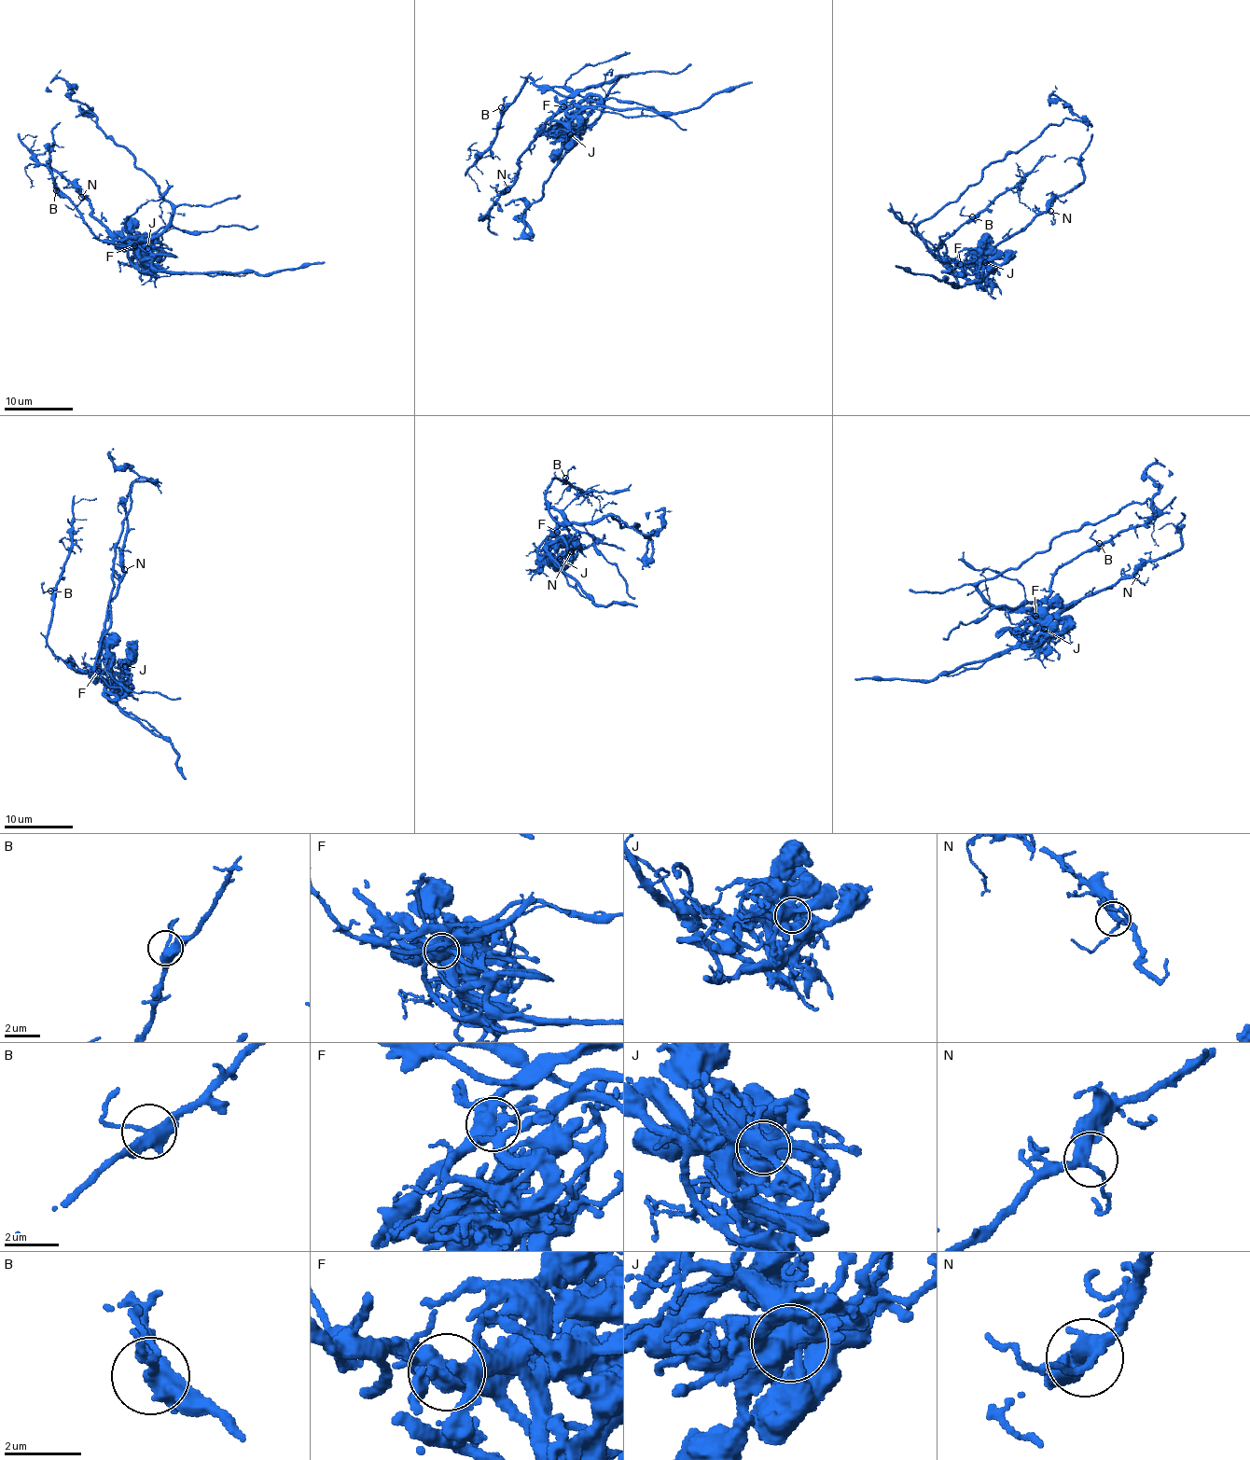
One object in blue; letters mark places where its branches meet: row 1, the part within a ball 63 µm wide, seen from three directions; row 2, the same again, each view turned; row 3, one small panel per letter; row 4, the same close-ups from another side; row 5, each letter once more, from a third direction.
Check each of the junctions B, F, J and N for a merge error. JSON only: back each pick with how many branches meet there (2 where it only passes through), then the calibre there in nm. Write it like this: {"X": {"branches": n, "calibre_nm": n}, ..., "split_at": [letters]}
{"F": {"branches": 5, "calibre_nm": 500}, "split_at": ["F"]}

